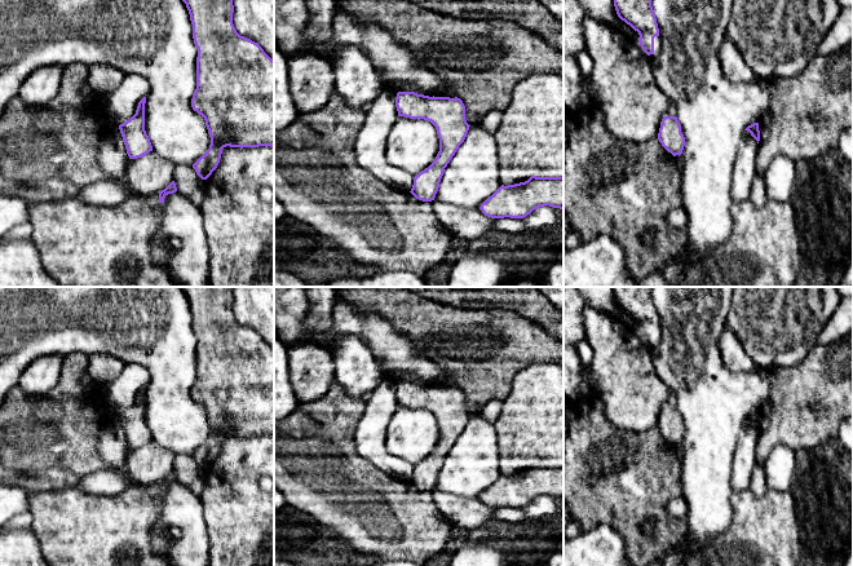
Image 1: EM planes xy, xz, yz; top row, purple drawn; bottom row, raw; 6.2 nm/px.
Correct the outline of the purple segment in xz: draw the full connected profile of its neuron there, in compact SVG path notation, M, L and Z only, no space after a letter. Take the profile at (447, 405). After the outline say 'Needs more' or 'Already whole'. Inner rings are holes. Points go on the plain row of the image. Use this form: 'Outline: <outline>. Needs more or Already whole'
Outline: M398 381L398 406L430 411L439 428L439 441L433 452L414 466L411 483L423 491L432 491L439 477L445 457L464 432L469 420L465 395L458 386L429 386L415 381Z. Already whole

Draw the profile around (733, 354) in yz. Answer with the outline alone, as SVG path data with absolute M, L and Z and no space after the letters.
M725 328L719 341L724 363L733 371L759 371L760 367L746 354L737 335Z

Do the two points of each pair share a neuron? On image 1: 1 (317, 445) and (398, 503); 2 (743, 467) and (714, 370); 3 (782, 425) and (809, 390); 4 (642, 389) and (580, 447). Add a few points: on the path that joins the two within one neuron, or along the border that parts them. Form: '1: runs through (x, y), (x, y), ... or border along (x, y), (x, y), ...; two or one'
1: runs through (337, 465), (378, 503); one
2: border along (745, 420), (739, 430), (730, 474); two
3: runs through (791, 416), (808, 399); one
4: border along (609, 421), (621, 429), (635, 433); two

